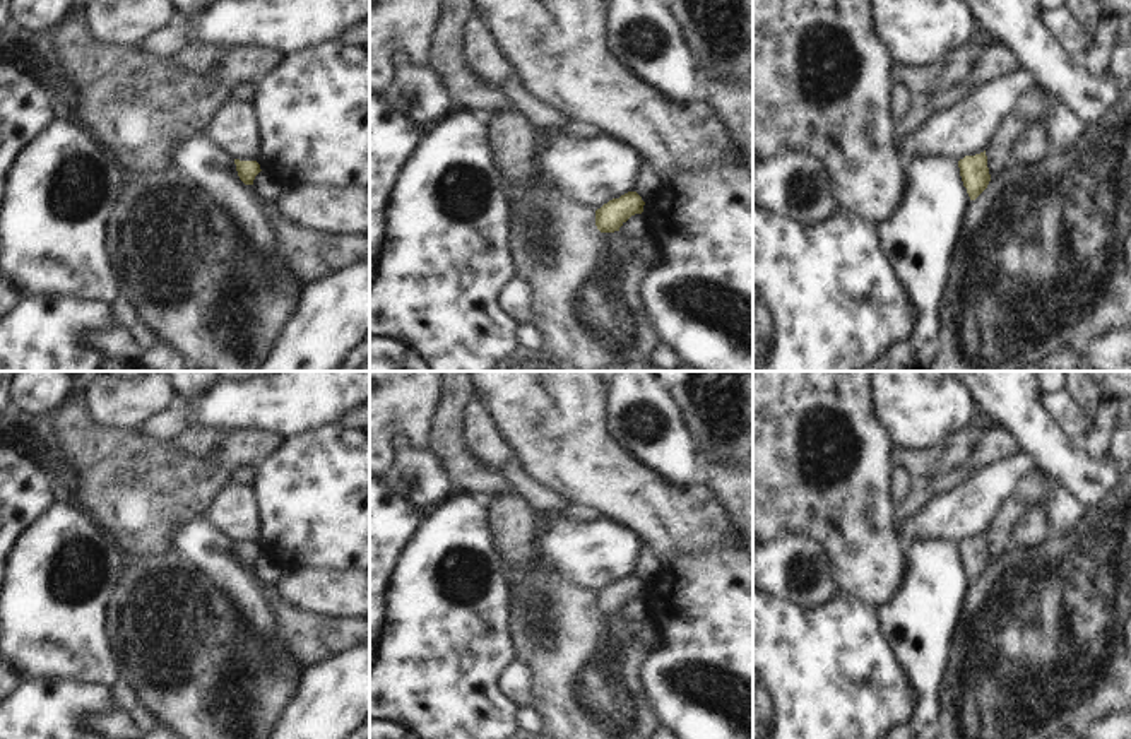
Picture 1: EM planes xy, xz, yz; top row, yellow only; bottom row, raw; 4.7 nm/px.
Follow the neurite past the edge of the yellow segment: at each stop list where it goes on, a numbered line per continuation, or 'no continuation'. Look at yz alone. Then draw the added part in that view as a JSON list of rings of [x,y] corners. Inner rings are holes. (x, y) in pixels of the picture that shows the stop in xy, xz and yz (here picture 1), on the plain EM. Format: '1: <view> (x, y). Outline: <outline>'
no continuation

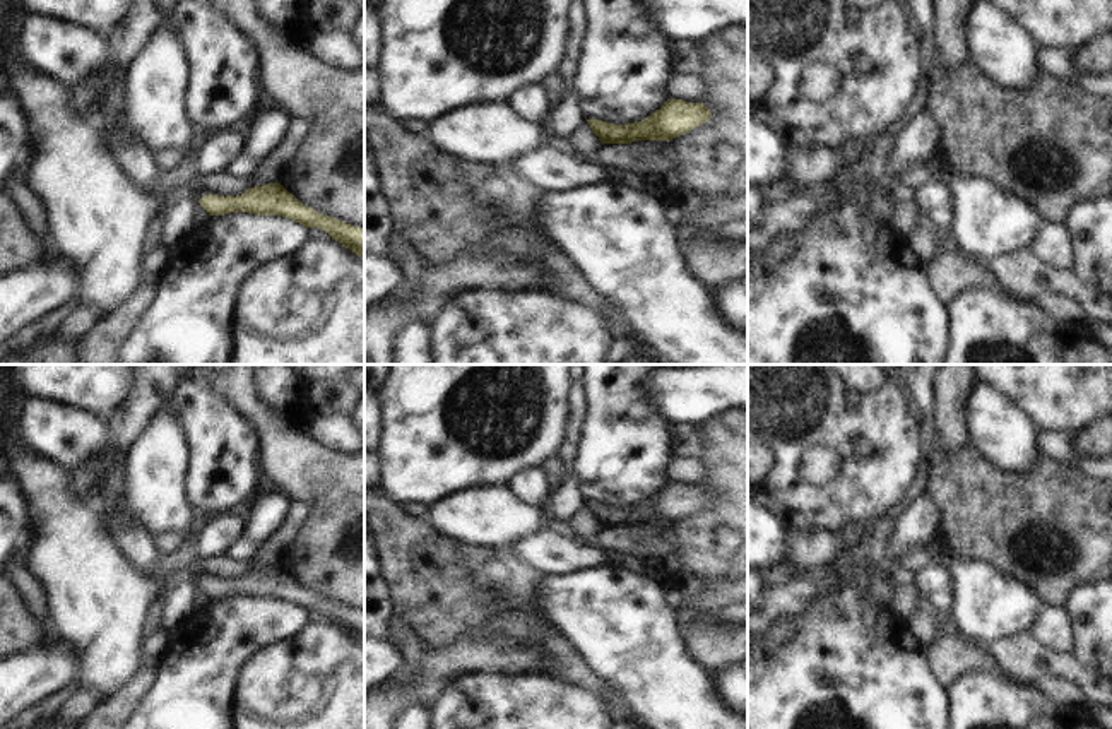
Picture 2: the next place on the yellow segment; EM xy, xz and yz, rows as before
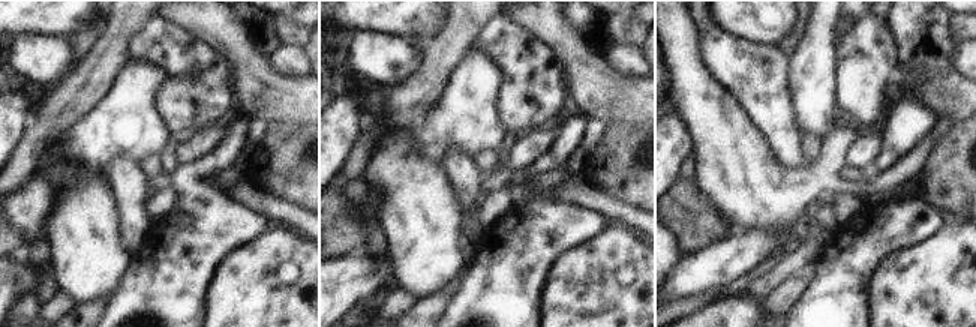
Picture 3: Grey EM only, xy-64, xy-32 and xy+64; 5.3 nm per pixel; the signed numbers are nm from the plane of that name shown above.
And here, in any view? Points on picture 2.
no continuation

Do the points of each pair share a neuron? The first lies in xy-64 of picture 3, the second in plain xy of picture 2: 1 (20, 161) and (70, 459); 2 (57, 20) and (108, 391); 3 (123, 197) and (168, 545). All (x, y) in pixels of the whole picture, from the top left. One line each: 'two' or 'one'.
1: two
2: one
3: two

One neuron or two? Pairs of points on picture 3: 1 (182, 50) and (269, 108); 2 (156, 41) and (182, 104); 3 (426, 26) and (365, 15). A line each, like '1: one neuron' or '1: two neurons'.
1: two neurons
2: one neuron
3: one neuron

